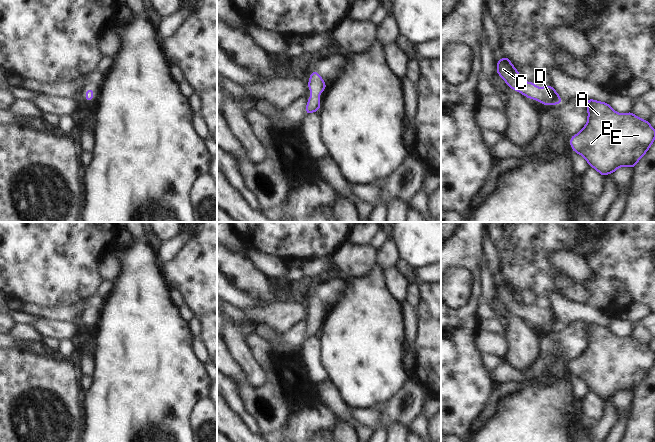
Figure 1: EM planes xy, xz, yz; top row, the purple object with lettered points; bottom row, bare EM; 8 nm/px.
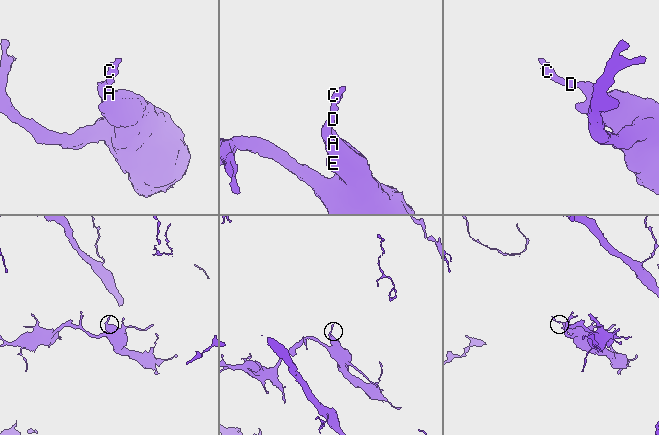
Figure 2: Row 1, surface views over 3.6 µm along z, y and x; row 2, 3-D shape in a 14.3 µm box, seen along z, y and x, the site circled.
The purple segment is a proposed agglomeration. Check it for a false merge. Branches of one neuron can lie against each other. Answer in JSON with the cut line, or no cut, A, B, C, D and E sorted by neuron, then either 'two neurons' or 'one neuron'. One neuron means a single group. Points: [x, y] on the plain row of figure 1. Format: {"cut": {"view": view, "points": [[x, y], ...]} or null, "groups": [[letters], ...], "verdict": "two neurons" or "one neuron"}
{"cut": null, "groups": [["A", "B", "C", "D", "E"]], "verdict": "one neuron"}

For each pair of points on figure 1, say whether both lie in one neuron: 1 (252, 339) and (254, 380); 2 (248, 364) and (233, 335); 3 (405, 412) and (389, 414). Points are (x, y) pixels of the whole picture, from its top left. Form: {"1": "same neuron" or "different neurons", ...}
{"1": "different neurons", "2": "same neuron", "3": "same neuron"}

